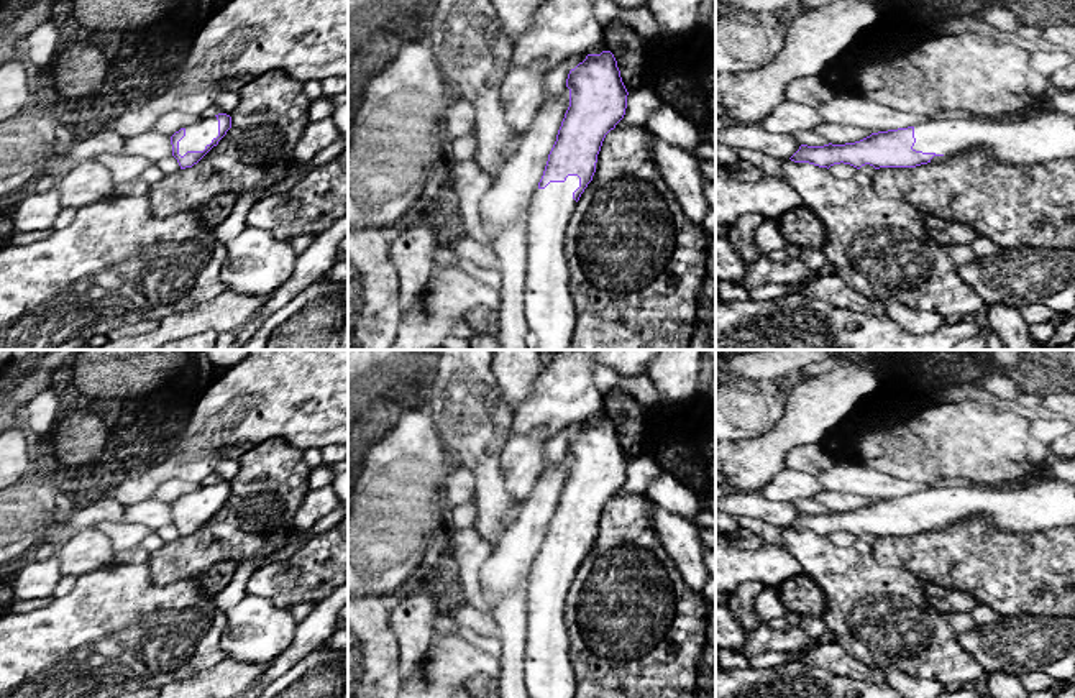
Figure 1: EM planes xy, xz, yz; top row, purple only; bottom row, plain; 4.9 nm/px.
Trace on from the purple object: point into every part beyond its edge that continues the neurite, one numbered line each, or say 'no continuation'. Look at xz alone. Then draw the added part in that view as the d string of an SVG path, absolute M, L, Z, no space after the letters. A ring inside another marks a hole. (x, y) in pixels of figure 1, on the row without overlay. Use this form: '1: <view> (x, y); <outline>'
1: xz (548, 674); M568 544L565 550L550 550L530 565L525 588L528 698L574 698L576 680L565 609L576 575L573 560L578 555L579 545Z

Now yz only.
1: yz (1051, 503); M1050 478L1019 489L991 489L960 481L931 484L914 493L913 517L945 529L983 516L1004 532L1036 532L1075 526L1075 484Z

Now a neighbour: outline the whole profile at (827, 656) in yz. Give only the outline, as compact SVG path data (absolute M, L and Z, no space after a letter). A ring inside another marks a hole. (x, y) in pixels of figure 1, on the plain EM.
M821 642L809 650L794 650L793 654L798 655L796 662L819 672L827 670L837 677L849 677L860 682L885 682L883 670L862 664L837 642Z

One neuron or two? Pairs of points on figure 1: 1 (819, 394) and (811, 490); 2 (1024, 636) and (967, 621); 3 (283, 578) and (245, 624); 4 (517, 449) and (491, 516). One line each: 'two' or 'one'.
1: two
2: two
3: two
4: two

